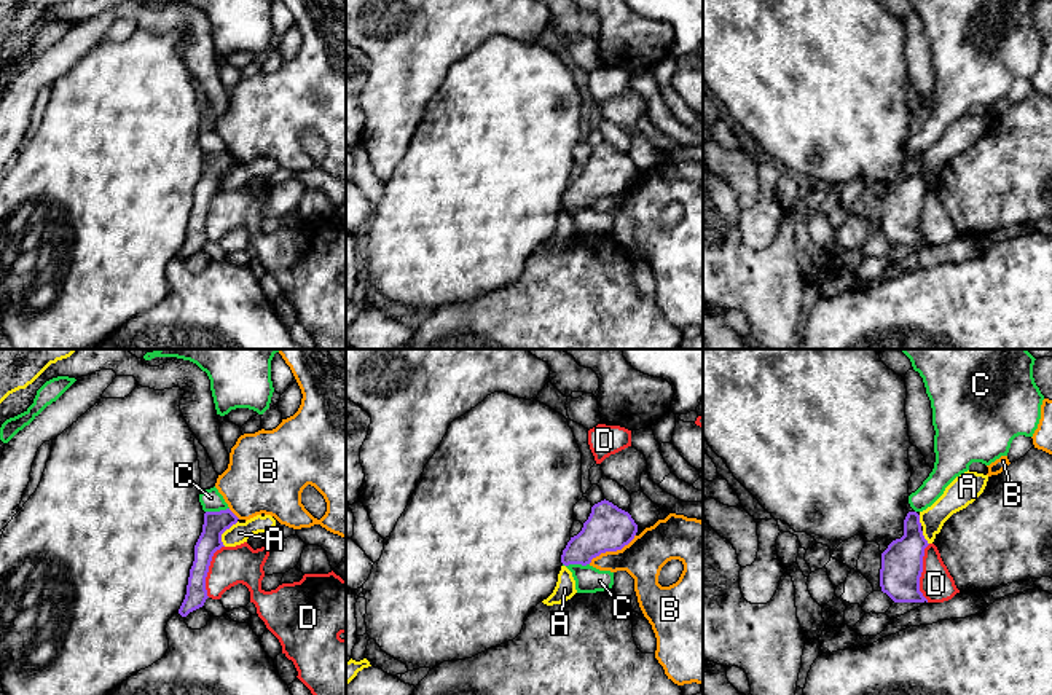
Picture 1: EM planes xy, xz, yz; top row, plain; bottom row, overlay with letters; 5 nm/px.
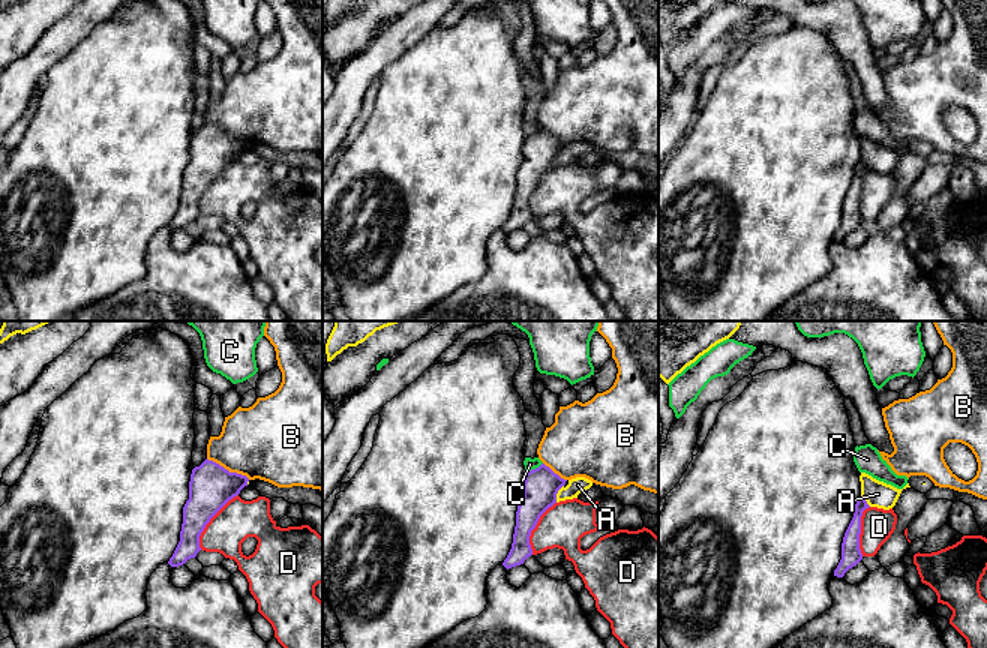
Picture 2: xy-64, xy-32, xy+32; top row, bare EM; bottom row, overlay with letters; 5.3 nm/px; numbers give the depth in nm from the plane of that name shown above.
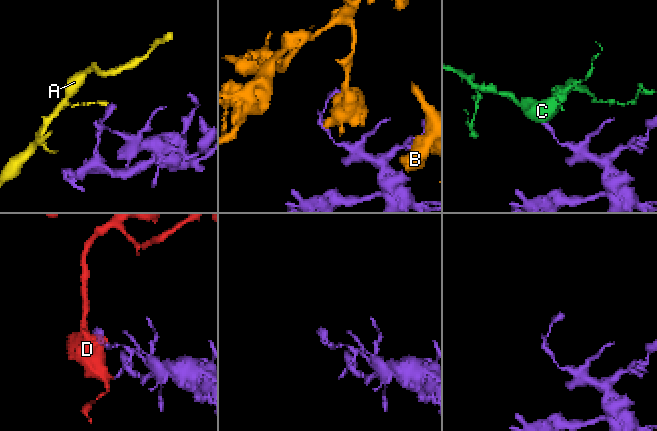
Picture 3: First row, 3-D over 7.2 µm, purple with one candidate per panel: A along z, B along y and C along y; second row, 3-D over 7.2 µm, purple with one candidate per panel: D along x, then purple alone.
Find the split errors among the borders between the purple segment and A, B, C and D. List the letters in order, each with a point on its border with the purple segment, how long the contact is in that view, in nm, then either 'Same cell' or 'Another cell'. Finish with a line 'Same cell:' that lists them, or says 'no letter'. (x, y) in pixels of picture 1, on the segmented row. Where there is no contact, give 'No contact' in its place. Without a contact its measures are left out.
A: Touches purple at xy (223, 531). Shared border 150 nm. Another cell
B: Touches purple at xz (612, 550). Shared border 280 nm. Another cell
C: Touches purple at xz (576, 563). Shared border 140 nm. Another cell
D: Touches purple at yz (922, 571). Shared border 300 nm. Another cell
Same cell: no letter

